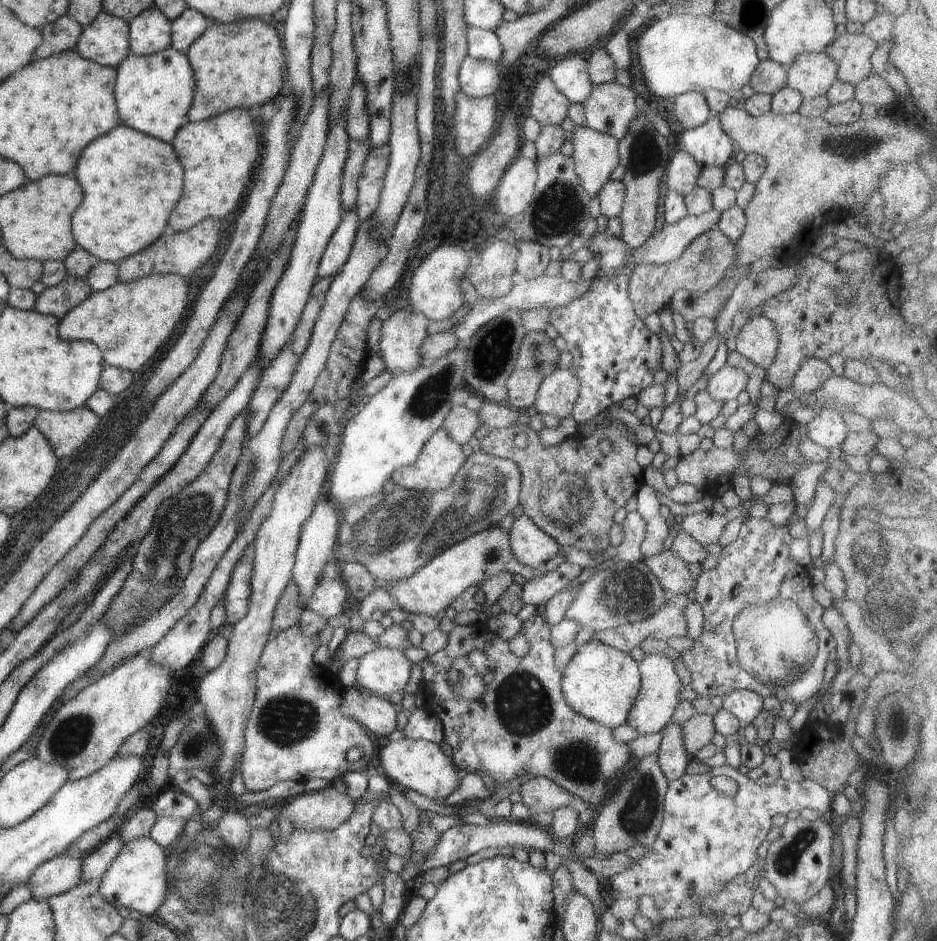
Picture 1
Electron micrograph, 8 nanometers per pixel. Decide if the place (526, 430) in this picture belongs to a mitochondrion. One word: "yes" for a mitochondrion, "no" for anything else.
no

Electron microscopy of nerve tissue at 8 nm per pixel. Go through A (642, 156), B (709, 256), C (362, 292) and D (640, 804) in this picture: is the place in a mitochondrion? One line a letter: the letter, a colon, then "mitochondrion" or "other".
A: mitochondrion
B: mitochondrion
C: other
D: mitochondrion

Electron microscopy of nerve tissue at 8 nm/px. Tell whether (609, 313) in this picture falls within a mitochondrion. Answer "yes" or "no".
no

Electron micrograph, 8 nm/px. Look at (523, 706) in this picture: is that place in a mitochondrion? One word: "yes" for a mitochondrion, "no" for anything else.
yes

